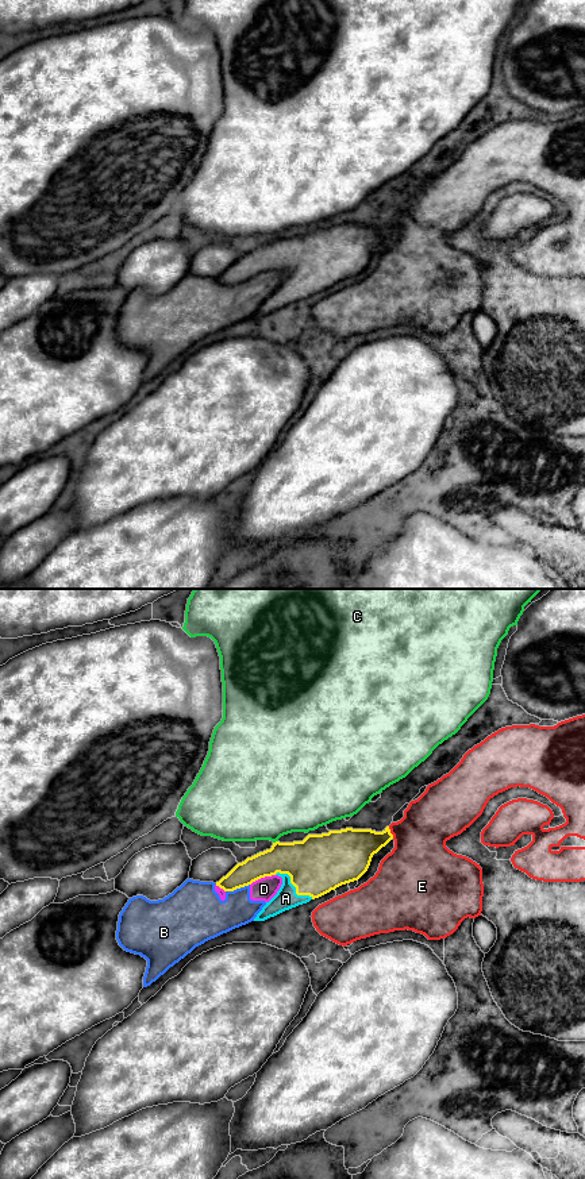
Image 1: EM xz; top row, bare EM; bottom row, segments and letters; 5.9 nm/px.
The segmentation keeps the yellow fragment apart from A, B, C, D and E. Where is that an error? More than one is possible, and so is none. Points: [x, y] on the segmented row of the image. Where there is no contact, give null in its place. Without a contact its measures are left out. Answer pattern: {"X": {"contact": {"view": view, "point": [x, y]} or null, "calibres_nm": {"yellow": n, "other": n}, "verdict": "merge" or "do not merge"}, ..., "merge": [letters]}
{"A": {"contact": {"view": "xz", "point": [293, 885]}, "calibres_nm": {"yellow": 340, "other": 130}, "verdict": "merge"}, "B": {"contact": {"view": "xz", "point": [237, 887]}, "calibres_nm": {"yellow": 150, "other": 280}, "verdict": "do not merge"}, "C": {"contact": {"view": "xz", "point": [276, 842]}, "calibres_nm": {"yellow": 300, "other": 460}, "verdict": "do not merge"}, "D": {"contact": {"view": "xz", "point": [262, 877]}, "calibres_nm": {"yellow": 220, "other": 140}, "verdict": "do not merge"}, "E": {"contact": {"view": "xz", "point": [389, 832]}, "calibres_nm": {"yellow": 260, "other": 360}, "verdict": "do not merge"}, "merge": ["A"]}

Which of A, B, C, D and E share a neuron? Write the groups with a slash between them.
A / B D / C / E

